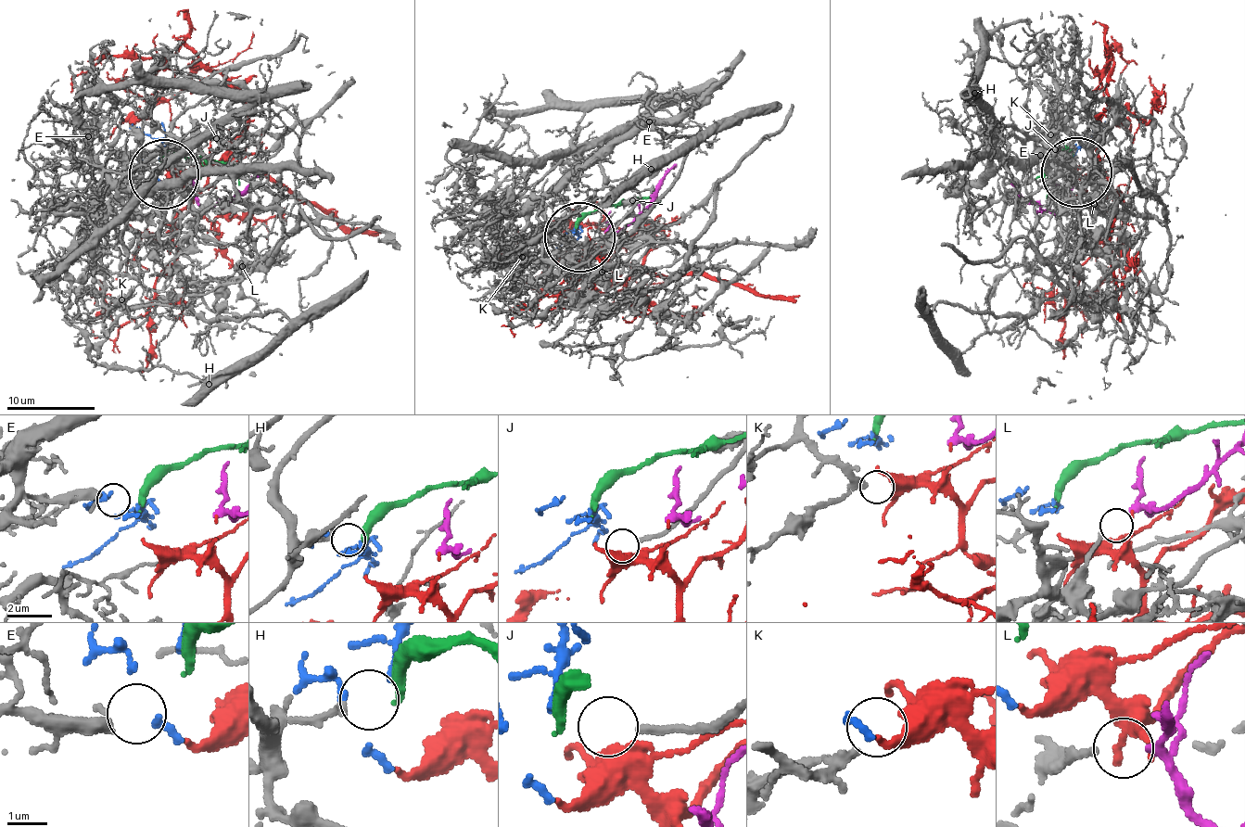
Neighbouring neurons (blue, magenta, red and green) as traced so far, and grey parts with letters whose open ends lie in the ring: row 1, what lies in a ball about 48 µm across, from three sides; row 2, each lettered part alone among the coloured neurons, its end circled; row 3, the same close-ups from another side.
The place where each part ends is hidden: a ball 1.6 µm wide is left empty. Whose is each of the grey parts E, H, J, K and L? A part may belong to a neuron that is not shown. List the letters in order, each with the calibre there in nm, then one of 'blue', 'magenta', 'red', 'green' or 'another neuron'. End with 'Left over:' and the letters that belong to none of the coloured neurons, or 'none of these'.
E: 400 nm thick; blue
H: 240 nm thick; green
J: 180 nm thick; another neuron
K: 220 nm thick; red
L: 160 nm thick; magenta
Left over: J

